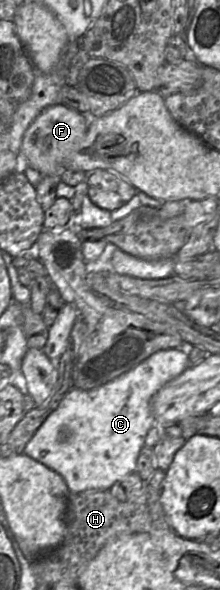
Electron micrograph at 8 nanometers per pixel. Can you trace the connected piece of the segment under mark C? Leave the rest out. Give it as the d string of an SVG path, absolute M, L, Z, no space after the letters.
M183 345L153 353L133 369L100 387L87 391L72 388L36 430L23 453L58 473L71 493L109 490L115 482L136 472L136 461L146 434L156 421L150 405L152 397L190 365L188 348Z

